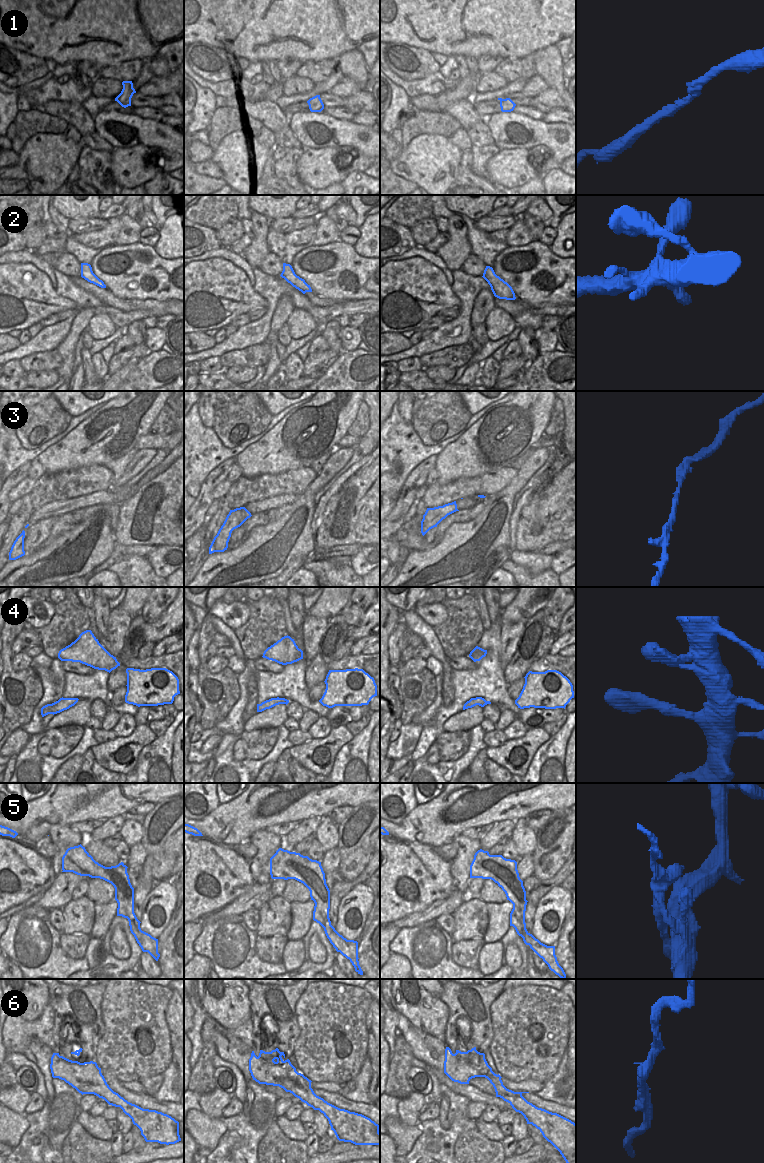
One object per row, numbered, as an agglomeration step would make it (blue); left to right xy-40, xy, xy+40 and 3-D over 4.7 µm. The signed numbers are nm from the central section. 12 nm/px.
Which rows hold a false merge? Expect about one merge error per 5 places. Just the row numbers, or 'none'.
5

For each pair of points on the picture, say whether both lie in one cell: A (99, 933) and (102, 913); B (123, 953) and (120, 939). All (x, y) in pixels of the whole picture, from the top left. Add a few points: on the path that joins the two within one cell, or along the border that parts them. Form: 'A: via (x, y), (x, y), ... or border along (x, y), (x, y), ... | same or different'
A: via (100, 928), (102, 918) | same
B: via (121, 950), (120, 942) | same

